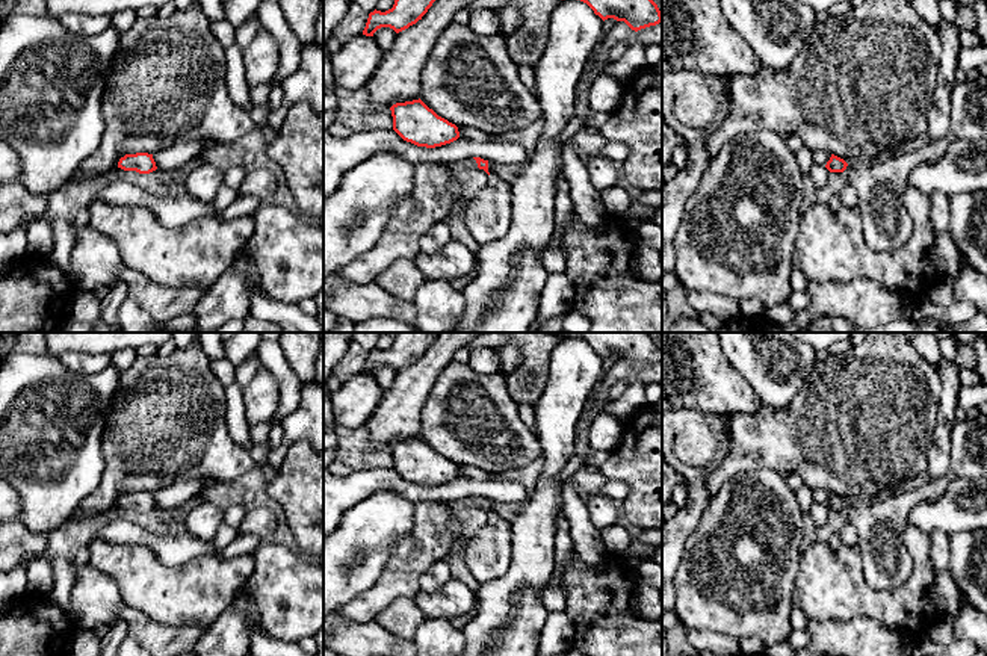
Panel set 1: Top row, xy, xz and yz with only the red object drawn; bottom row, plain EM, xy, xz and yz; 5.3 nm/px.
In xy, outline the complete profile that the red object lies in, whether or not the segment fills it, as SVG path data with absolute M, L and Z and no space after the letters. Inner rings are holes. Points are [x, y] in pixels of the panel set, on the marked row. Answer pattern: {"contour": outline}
{"contour": "M148 153L125 154L119 159L118 168L139 174L150 174L157 169L153 154Z"}

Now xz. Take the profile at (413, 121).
{"contour": "M420 98L390 107L393 130L417 147L435 148L459 138L458 127L438 116Z"}

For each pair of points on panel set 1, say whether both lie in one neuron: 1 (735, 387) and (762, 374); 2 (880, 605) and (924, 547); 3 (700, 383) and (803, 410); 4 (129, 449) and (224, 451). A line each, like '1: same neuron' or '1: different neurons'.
1: different neurons
2: same neuron
3: different neurons
4: same neuron

